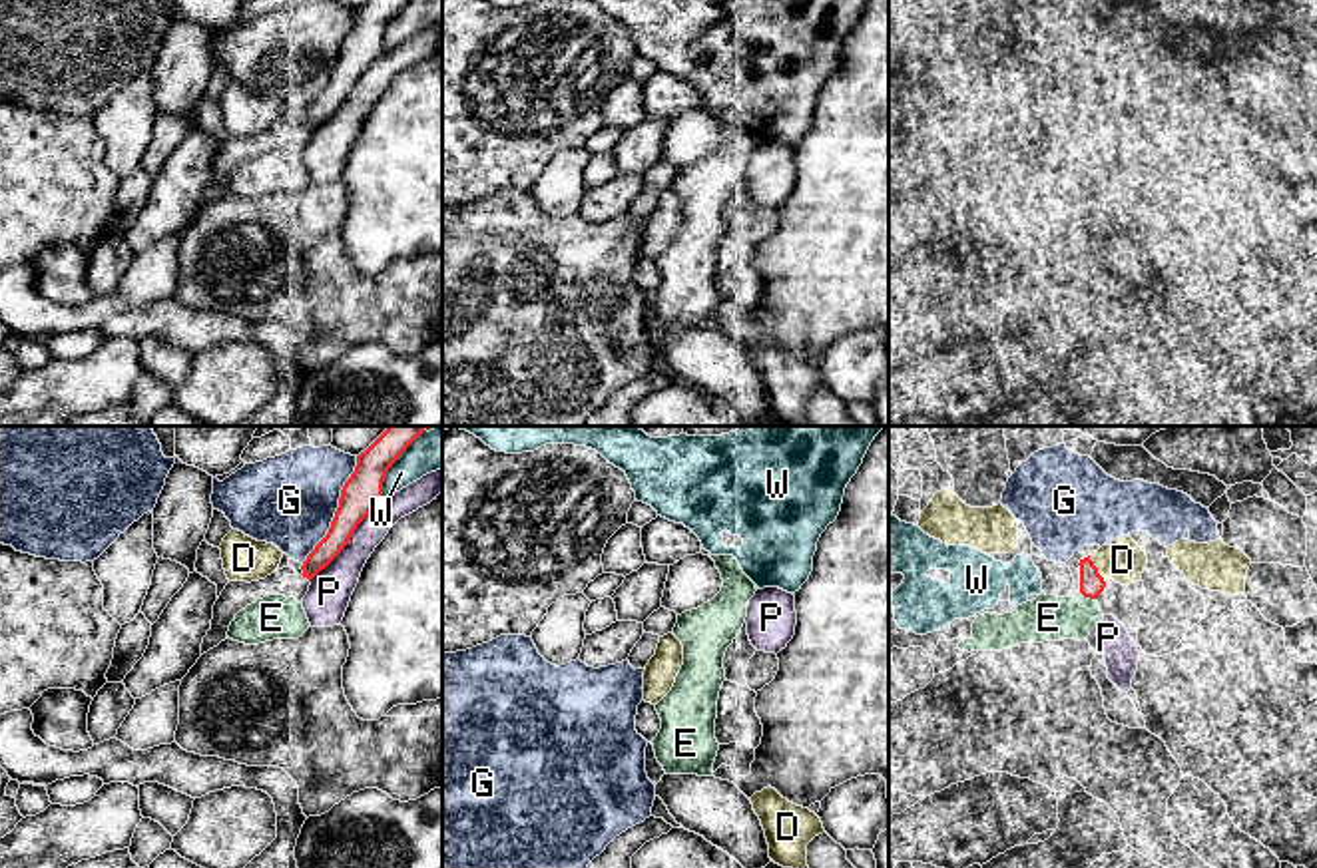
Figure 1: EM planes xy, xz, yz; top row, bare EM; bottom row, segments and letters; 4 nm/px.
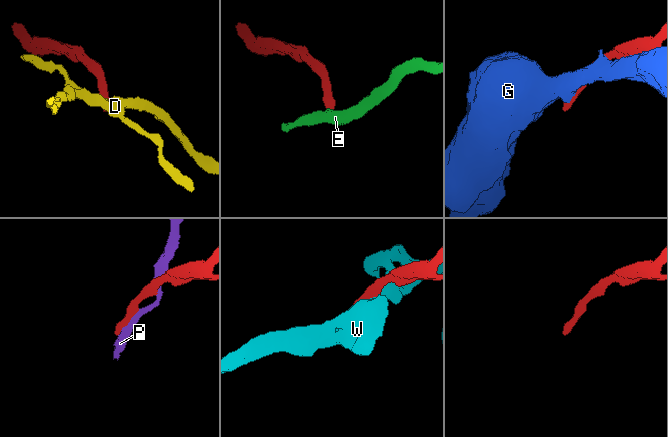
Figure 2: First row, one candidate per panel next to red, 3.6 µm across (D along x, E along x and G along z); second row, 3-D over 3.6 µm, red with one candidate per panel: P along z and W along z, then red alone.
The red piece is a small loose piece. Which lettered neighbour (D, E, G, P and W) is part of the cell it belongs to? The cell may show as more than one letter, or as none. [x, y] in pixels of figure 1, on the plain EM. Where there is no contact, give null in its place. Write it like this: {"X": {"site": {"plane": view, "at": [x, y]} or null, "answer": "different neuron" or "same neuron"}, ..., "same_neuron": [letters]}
{"D": {"site": {"plane": "yz", "at": [1096, 122]}, "answer": "different neuron"}, "E": {"site": {"plane": "yz", "at": [1088, 150]}, "answer": "same neuron"}, "G": {"site": {"plane": "xy", "at": [337, 64]}, "answer": "different neuron"}, "P": {"site": {"plane": "xy", "at": [347, 96]}, "answer": "different neuron"}, "W": {"site": {"plane": "xy", "at": [387, 24]}, "answer": "different neuron"}, "same_neuron": ["E"]}

